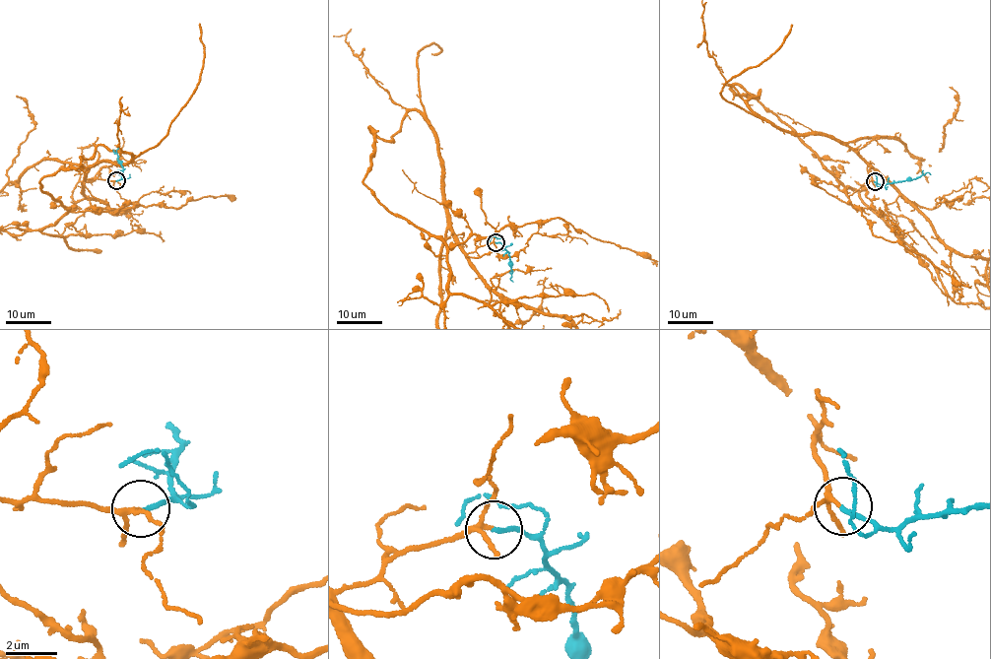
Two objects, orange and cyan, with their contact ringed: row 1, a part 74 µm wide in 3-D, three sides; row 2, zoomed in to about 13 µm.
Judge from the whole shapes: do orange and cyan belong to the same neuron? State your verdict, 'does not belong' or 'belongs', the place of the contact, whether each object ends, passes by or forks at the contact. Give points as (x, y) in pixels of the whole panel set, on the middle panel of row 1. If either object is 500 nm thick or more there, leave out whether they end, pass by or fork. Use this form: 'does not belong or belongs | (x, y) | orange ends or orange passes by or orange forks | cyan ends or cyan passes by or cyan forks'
belongs | (495, 242) | orange forks | cyan ends

